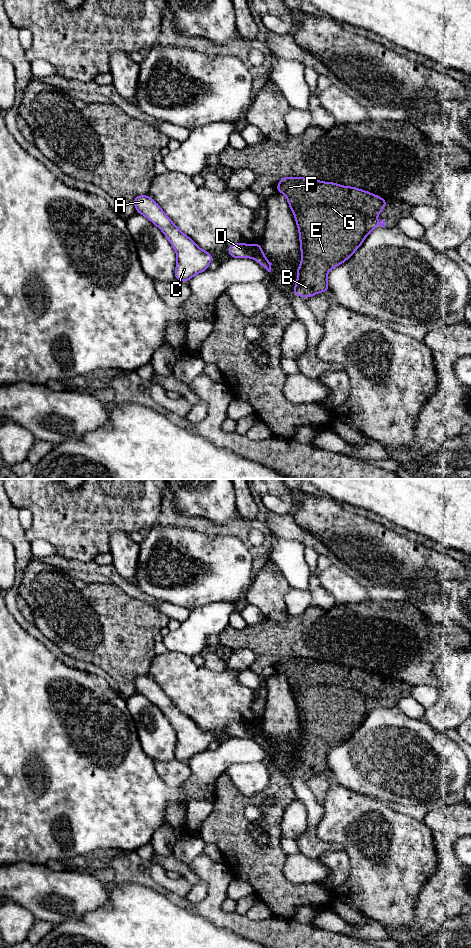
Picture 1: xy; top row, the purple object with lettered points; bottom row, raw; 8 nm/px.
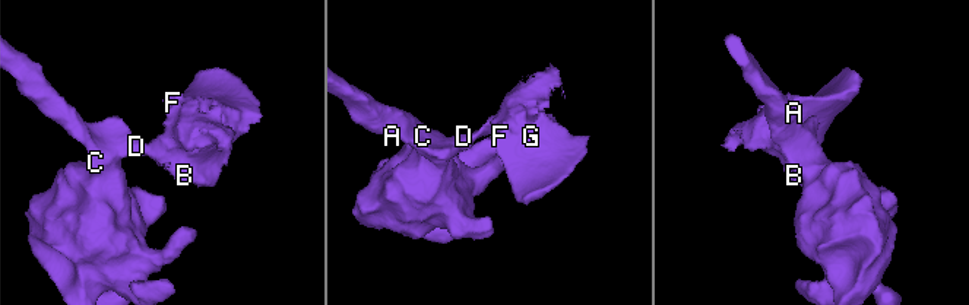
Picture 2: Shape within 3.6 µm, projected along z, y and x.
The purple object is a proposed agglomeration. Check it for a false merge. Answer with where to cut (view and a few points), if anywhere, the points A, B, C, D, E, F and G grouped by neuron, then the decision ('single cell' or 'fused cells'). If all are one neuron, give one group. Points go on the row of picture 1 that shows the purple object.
cut xy (255, 244), (251, 257); groups A C D / B E F G; fused cells

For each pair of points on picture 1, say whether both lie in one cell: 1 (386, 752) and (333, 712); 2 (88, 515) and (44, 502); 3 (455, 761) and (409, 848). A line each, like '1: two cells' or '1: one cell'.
1: two cells
2: one cell
3: two cells

